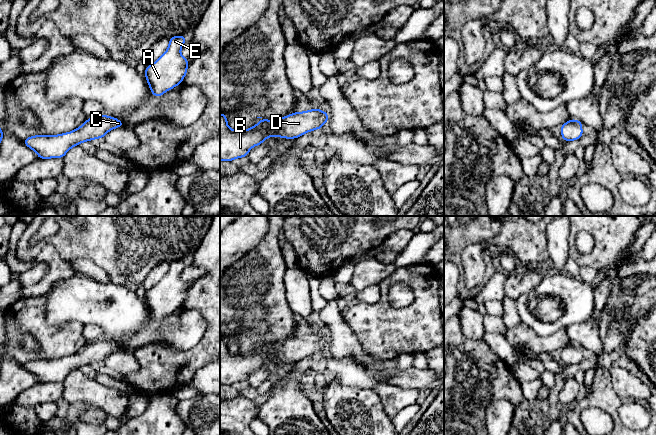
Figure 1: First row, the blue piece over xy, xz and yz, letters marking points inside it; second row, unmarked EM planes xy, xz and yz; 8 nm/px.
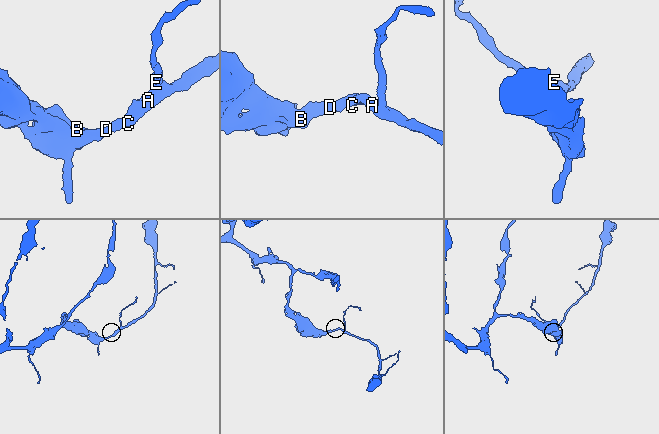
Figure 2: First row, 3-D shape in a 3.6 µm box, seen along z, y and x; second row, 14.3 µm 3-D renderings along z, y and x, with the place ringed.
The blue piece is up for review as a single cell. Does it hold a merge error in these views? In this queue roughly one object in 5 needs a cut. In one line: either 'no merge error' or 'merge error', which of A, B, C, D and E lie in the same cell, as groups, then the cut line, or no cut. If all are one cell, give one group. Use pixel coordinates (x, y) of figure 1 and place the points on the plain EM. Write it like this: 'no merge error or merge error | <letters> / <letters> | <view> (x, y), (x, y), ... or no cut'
no merge error | A B C D E | no cut

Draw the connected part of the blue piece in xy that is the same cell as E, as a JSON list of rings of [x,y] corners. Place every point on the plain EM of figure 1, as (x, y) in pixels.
[[[179,259],[169,262],[169,271],[153,288],[146,291],[145,301],[154,321],[181,308],[187,298],[188,282],[180,279],[187,260]]]

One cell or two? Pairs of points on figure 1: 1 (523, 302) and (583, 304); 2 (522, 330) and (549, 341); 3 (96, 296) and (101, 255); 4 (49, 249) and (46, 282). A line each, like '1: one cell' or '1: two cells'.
1: one cell
2: one cell
3: two cells
4: one cell

